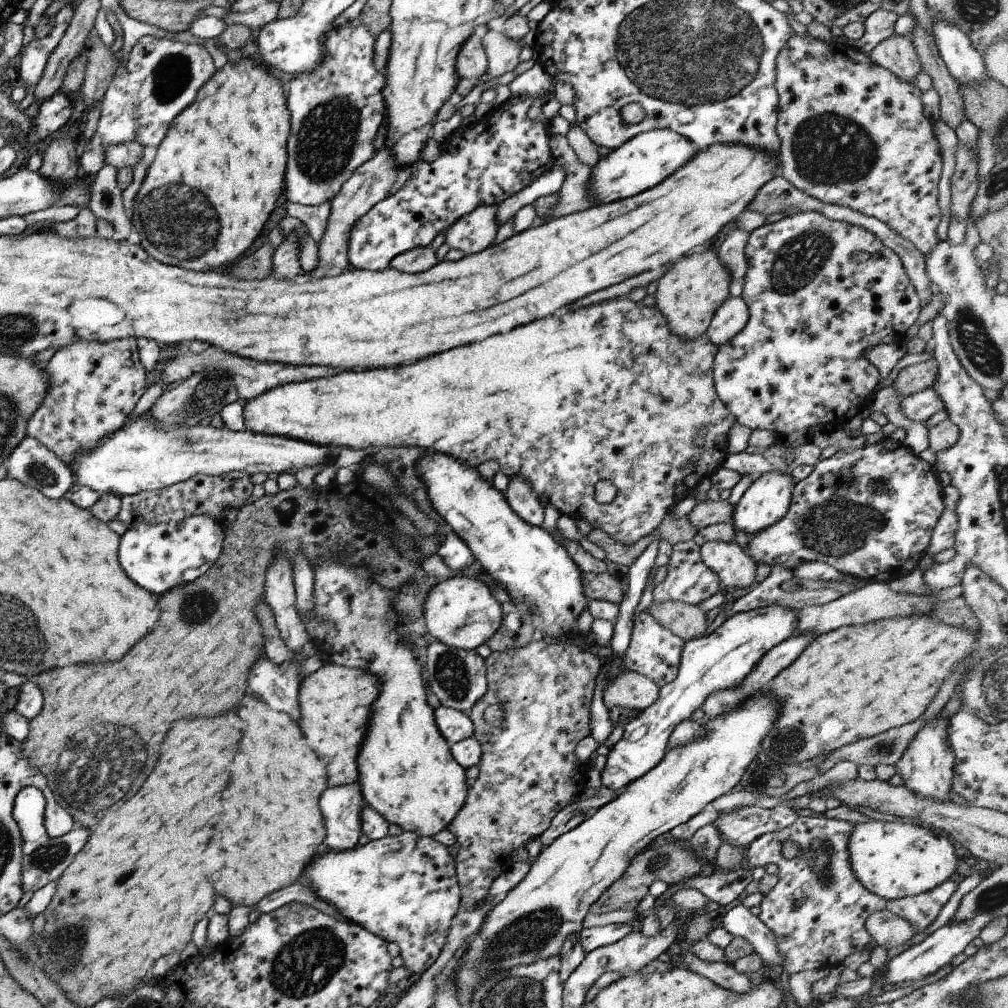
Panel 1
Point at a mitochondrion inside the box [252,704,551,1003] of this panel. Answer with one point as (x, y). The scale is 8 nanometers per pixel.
(306, 964)

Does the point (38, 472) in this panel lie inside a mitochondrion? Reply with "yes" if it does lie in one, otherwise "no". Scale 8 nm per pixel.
yes

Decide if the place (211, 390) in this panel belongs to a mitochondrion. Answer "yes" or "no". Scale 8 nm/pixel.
yes

